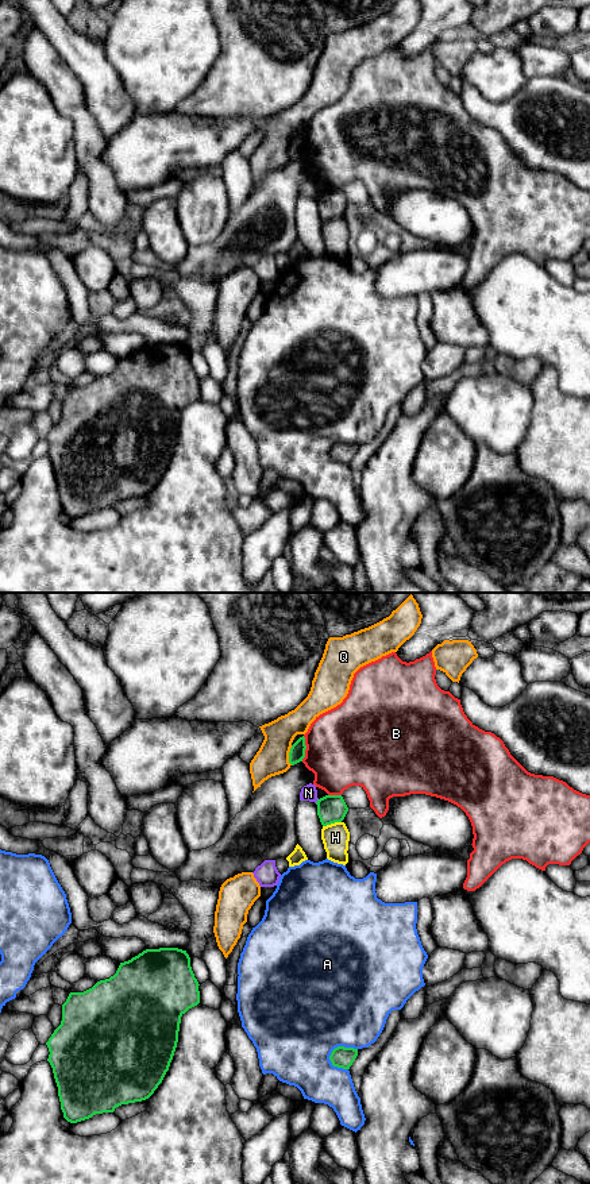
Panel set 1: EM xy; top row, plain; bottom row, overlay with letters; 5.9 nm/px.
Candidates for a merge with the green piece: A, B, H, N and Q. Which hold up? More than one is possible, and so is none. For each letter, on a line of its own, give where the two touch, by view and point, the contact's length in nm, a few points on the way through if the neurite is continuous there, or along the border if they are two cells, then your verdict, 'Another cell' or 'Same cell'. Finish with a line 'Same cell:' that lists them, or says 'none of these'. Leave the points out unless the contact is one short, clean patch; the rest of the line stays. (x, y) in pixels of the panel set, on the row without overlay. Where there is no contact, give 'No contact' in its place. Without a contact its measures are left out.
A: Touches green at xy (340, 442). Shared border 190 nm. Another cell
B: Touches green at xy (305, 143). Shared border 150 nm. Another cell
H: Touches green at xy (331, 218). Shared border 120 nm. Boundary: xy (340, 216), (323, 222). Another cell
N: Touches green at xy (317, 196). Shared border 40 nm. Another cell
Q: Touches green at xy (289, 150). Shared border 120 nm. Another cell
Same cell: none of these

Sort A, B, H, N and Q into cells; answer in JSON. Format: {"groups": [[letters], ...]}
{"groups": [["A"], ["B"], ["H"], ["N"], ["Q"]]}

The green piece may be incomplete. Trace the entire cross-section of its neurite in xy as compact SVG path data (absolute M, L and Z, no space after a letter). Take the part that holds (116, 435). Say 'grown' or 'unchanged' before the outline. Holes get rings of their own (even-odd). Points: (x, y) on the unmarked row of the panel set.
unchanged; M146 344L120 358L116 369L84 387L70 387L62 400L62 416L49 436L49 454L58 482L63 513L77 518L95 509L113 508L122 500L149 494L162 478L173 455L181 412L200 398L198 377L186 346Z

